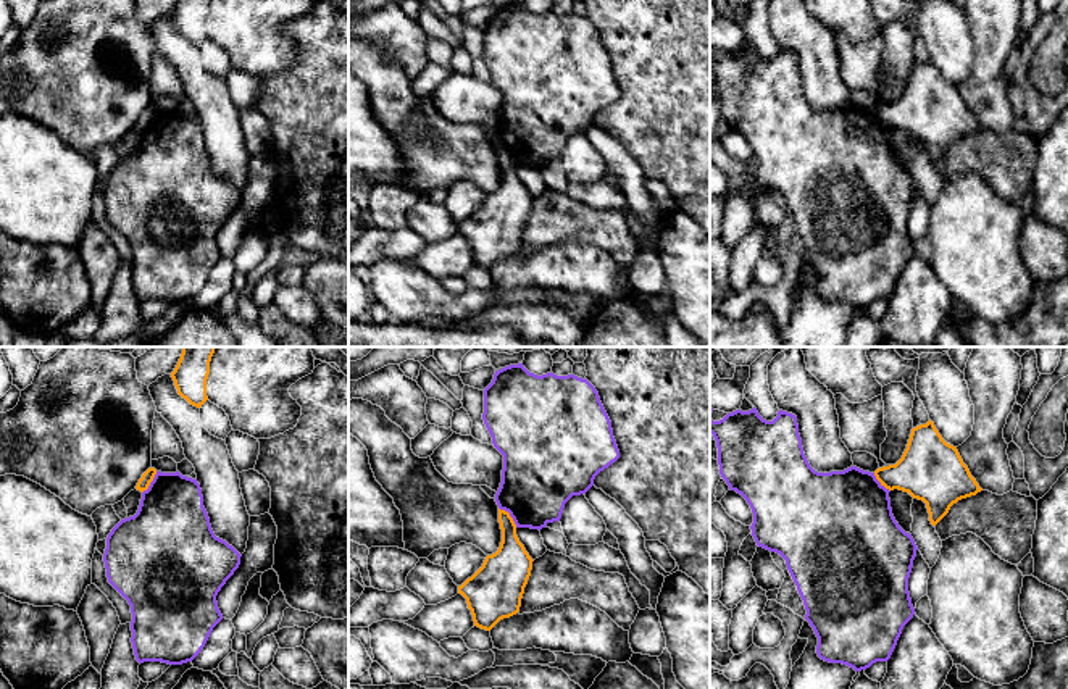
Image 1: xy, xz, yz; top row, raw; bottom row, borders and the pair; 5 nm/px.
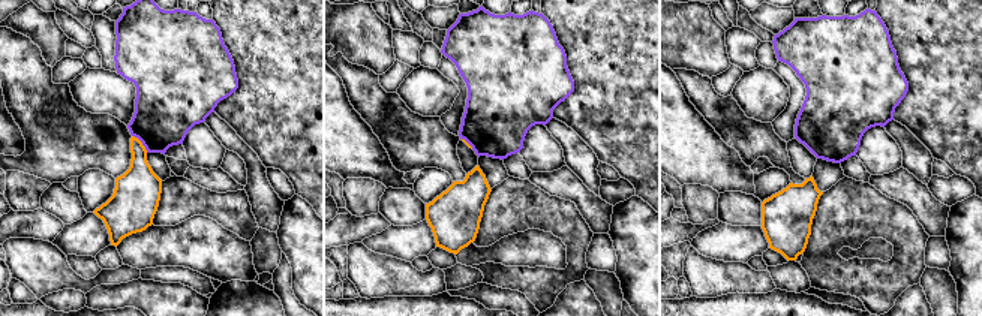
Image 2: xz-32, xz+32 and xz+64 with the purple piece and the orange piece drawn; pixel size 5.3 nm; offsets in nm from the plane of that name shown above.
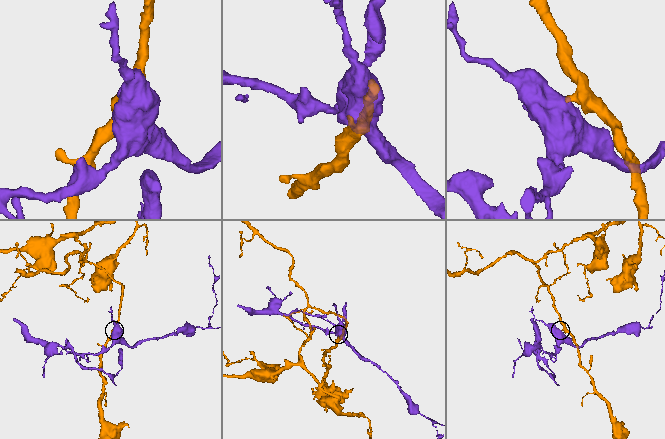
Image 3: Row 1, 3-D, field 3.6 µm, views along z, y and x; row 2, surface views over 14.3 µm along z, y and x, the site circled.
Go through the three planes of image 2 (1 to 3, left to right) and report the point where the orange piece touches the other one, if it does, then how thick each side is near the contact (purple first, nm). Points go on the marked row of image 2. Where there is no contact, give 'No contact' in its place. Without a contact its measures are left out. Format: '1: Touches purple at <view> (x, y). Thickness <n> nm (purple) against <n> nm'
1: Touches purple at xz-32 (141, 141). Thickness 360 nm (purple) against 220 nm
2: Touches purple at xz+32 (468, 143). Thickness 380 nm (purple) against 20 nm
3: No contact

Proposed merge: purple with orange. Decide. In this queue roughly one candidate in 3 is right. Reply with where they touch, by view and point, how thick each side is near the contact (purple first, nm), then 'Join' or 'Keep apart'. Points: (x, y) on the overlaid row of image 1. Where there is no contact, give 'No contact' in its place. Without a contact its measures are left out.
Touches purple at xz (510, 515). Thickness 380 nm (purple) against 200 nm. Keep apart

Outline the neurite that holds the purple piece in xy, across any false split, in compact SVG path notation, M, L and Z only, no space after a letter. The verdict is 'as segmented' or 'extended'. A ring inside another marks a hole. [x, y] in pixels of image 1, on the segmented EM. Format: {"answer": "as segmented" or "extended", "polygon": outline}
{"answer": "as segmented", "polygon": "M156 471L134 516L106 537L103 562L108 583L131 605L136 660L182 665L205 647L223 620L216 595L240 565L240 553L215 536L197 479Z"}

